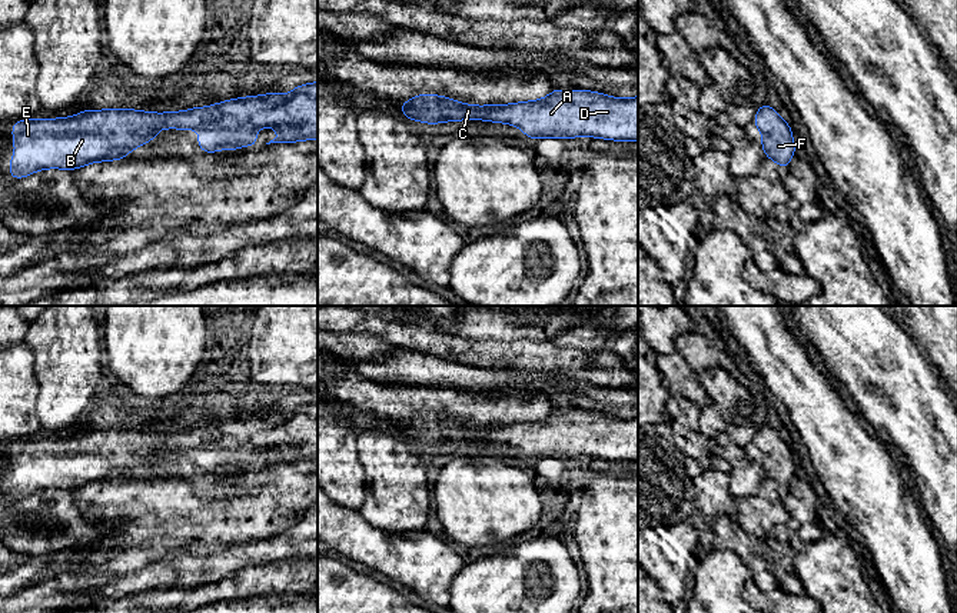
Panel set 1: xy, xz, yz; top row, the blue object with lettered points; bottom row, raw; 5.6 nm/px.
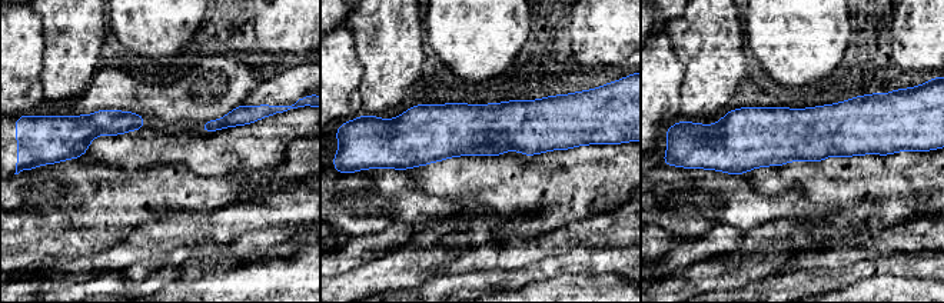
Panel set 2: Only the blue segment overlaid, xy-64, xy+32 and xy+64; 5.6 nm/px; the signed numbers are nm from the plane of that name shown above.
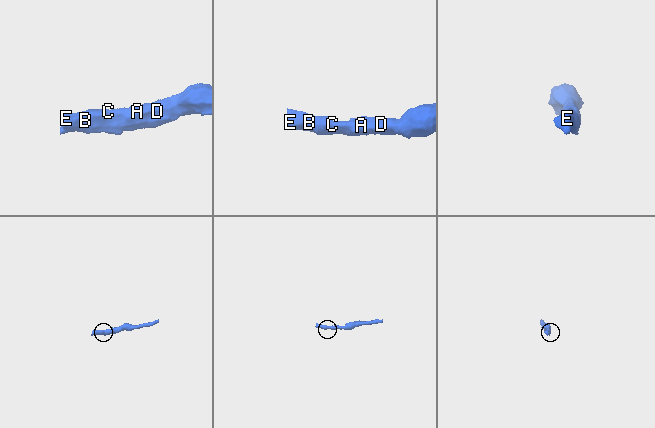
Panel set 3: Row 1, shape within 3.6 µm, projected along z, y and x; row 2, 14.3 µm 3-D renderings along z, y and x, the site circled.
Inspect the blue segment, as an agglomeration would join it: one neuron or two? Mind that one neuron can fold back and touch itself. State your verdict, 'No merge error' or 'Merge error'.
No merge error

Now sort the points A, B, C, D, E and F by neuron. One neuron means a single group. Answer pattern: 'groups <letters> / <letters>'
groups A B C D E F

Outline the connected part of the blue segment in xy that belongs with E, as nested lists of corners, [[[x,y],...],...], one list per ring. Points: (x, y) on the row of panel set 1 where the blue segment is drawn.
[[[318,81],[295,87],[289,94],[268,93],[239,97],[209,107],[185,111],[150,113],[140,110],[84,110],[63,119],[27,119],[11,126],[16,151],[10,160],[10,179],[23,179],[43,169],[73,170],[94,161],[124,159],[127,153],[146,141],[156,140],[159,129],[197,129],[197,147],[206,153],[222,149],[237,150],[259,144],[255,131],[278,127],[279,134],[270,143],[295,143],[318,139]]]

